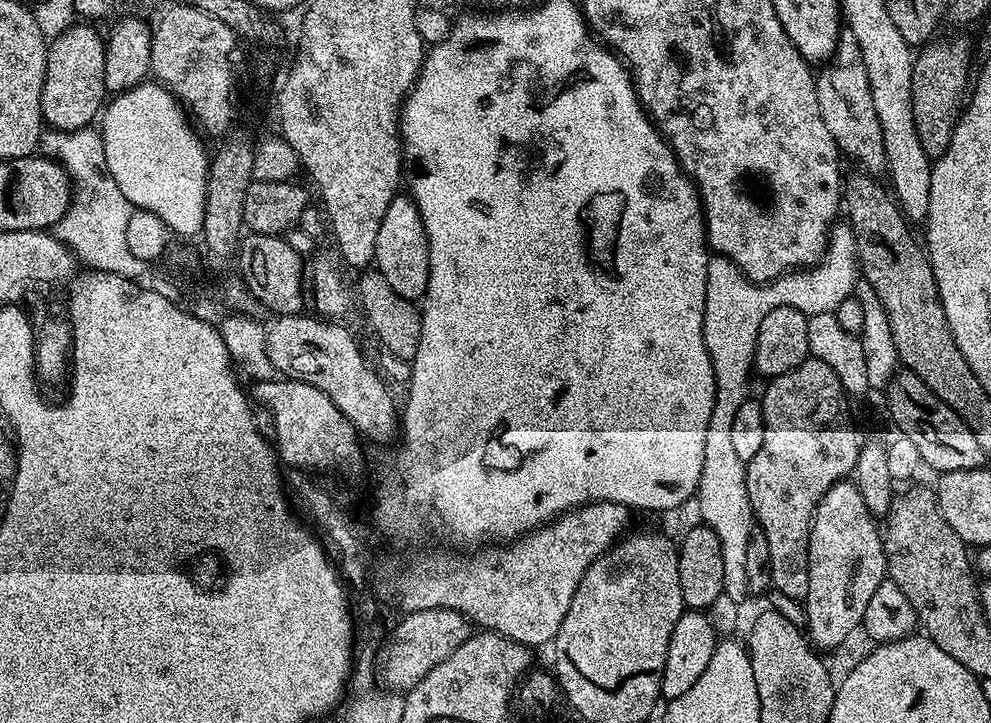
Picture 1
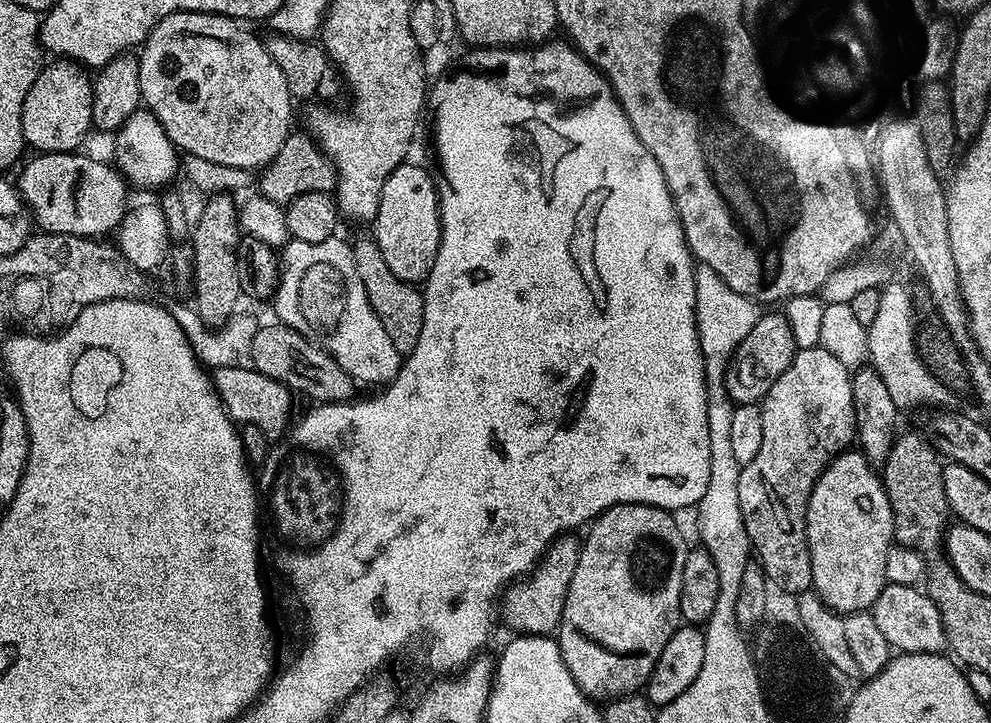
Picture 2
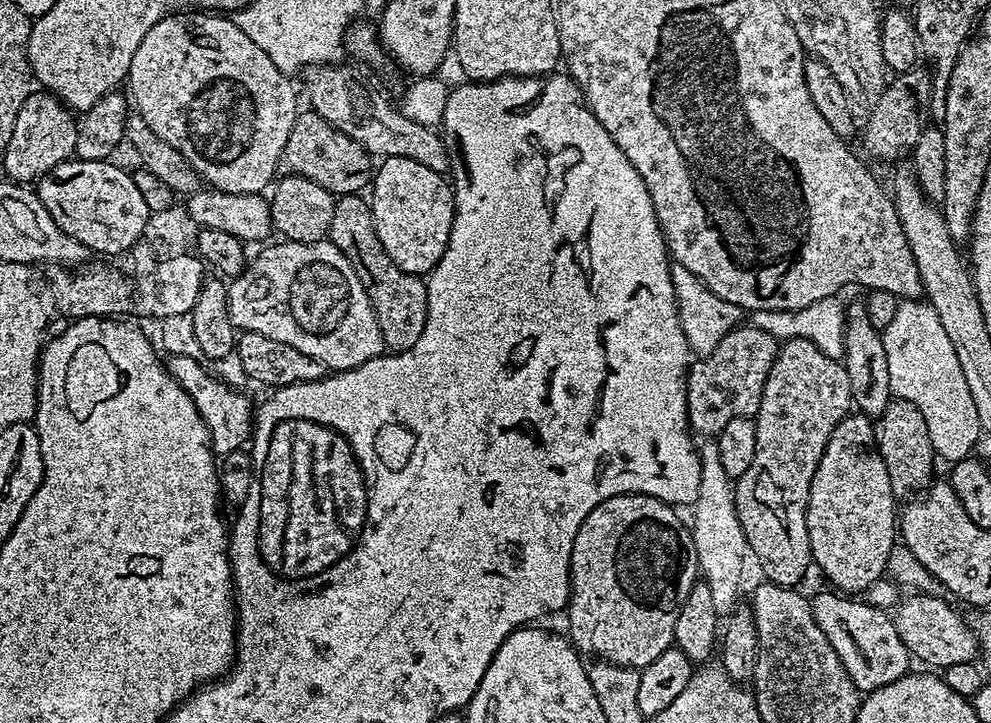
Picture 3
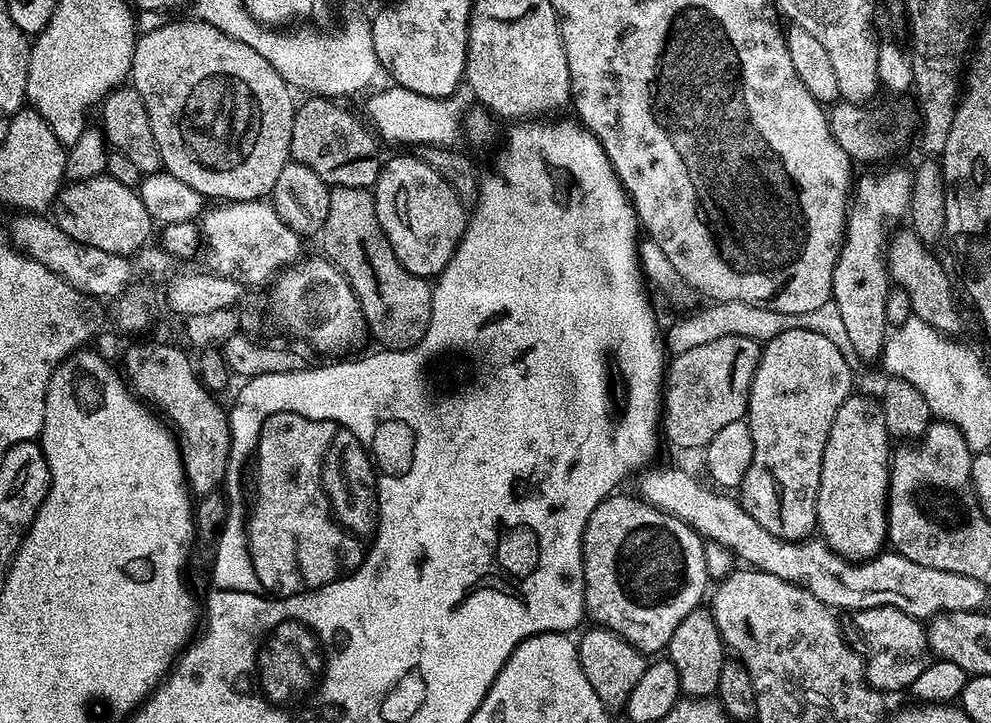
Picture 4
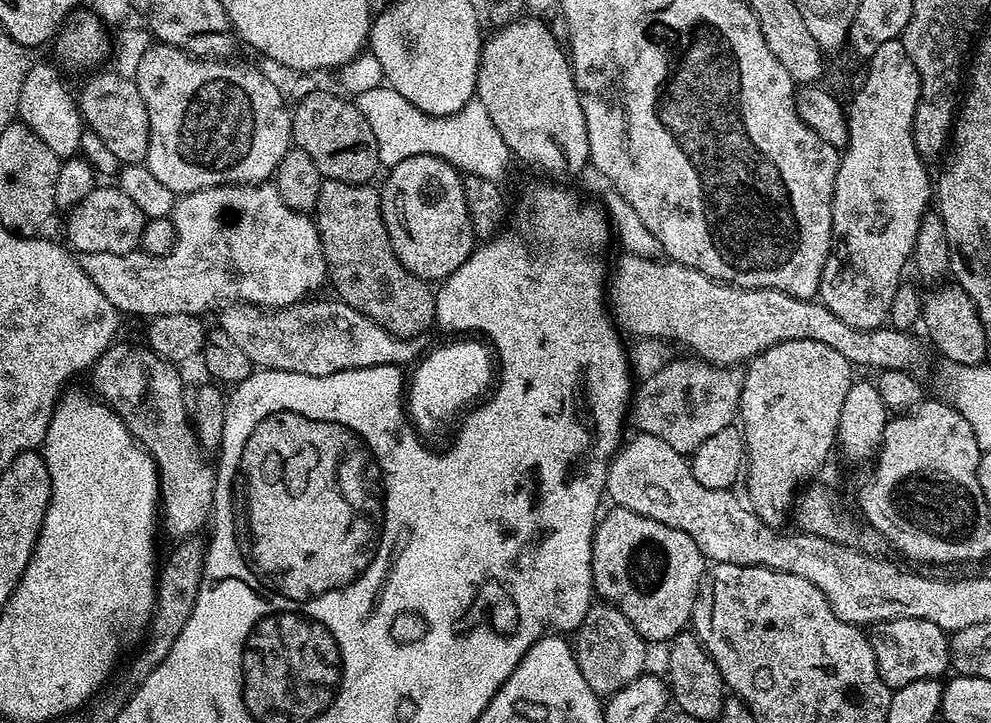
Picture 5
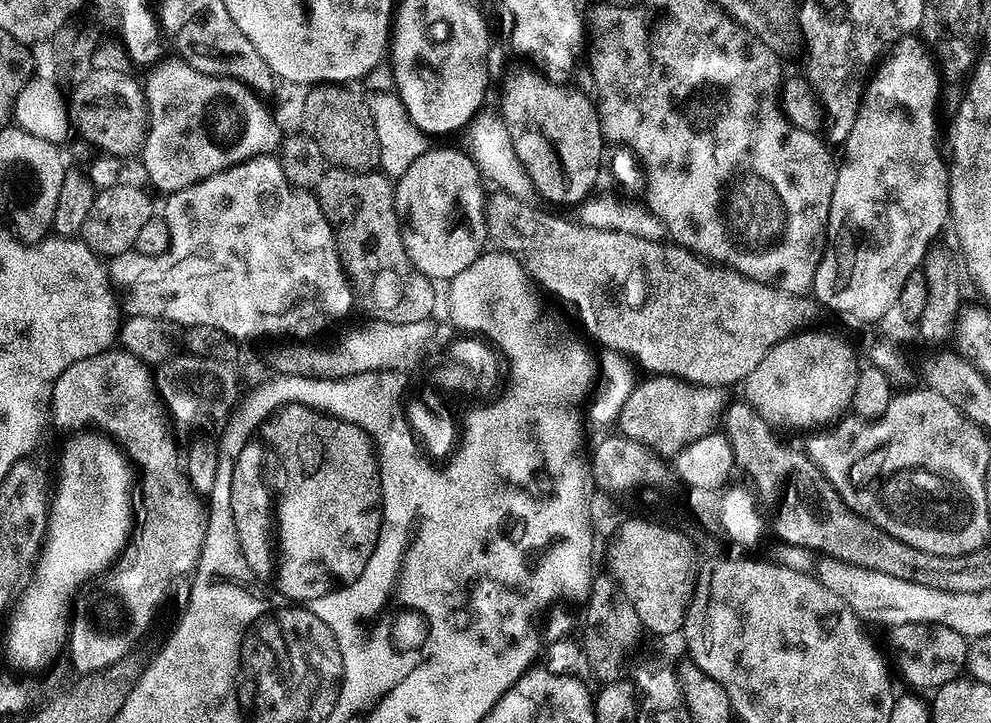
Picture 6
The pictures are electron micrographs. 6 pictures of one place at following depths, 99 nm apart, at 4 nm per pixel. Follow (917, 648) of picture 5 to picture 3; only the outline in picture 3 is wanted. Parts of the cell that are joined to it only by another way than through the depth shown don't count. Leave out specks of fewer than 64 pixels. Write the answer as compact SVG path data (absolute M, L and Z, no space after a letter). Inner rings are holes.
M836 590L827 591L811 597L814 620L822 626L822 634L826 634L838 658L842 658L842 666L846 666L846 674L850 674L850 682L854 682L857 690L867 694L908 675L910 653L906 642L898 636L895 619L885 609L868 603L867 599L853 598Z

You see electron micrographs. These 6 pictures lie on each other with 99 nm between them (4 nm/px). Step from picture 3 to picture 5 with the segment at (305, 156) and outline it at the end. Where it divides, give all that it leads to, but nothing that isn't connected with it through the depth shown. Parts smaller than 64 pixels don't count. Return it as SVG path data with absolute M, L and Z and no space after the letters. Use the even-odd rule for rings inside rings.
M312 92L297 108L291 109L292 143L310 156L324 180L341 180L347 184L366 184L375 181L376 171L381 171L382 165L374 132L370 130L370 124L363 117L362 110L356 102L333 92Z

